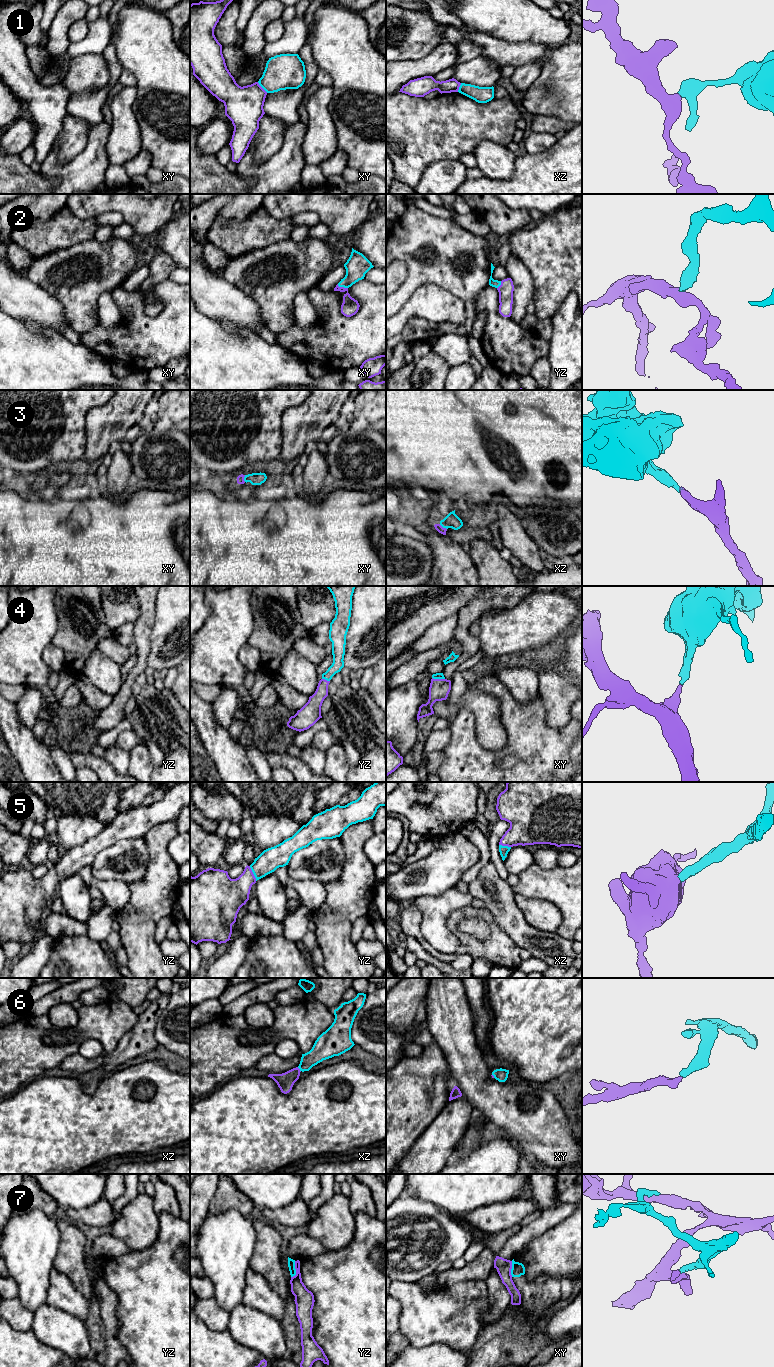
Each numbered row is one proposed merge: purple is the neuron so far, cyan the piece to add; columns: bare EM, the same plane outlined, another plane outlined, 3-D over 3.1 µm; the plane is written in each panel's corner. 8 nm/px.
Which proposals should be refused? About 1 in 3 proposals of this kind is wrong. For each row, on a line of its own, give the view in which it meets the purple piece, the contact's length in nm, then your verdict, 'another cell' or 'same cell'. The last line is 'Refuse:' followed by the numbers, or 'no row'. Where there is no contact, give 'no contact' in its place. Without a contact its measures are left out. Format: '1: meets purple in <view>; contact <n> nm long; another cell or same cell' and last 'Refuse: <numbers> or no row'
1: meets purple in xy; contact 120 nm long; another cell
2: meets purple in xy; contact 90 nm long; same cell
3: meets purple in xz; contact 80 nm long; same cell
4: meets purple in xy; contact 110 nm long; same cell
5: meets purple in yz; contact 130 nm long; same cell
6: meets purple in xz; contact 50 nm long; same cell
7: meets purple in yz; contact 140 nm long; another cell
Refuse: 1, 7

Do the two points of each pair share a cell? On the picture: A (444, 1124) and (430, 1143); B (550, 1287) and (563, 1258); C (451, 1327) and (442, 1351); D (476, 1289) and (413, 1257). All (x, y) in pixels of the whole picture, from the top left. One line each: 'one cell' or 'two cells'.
A: one cell
B: two cells
C: two cells
D: two cells

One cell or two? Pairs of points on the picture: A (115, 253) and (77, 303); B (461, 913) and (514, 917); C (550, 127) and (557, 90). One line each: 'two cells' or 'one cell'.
A: one cell
B: two cells
C: two cells

